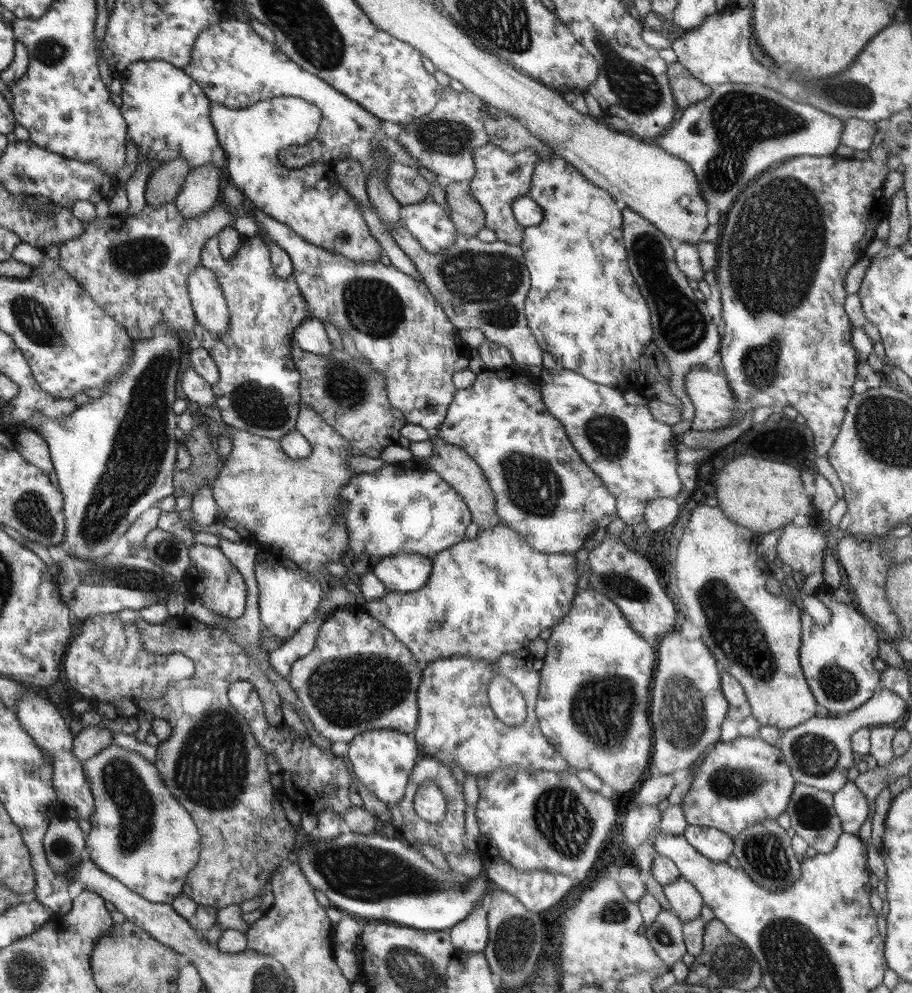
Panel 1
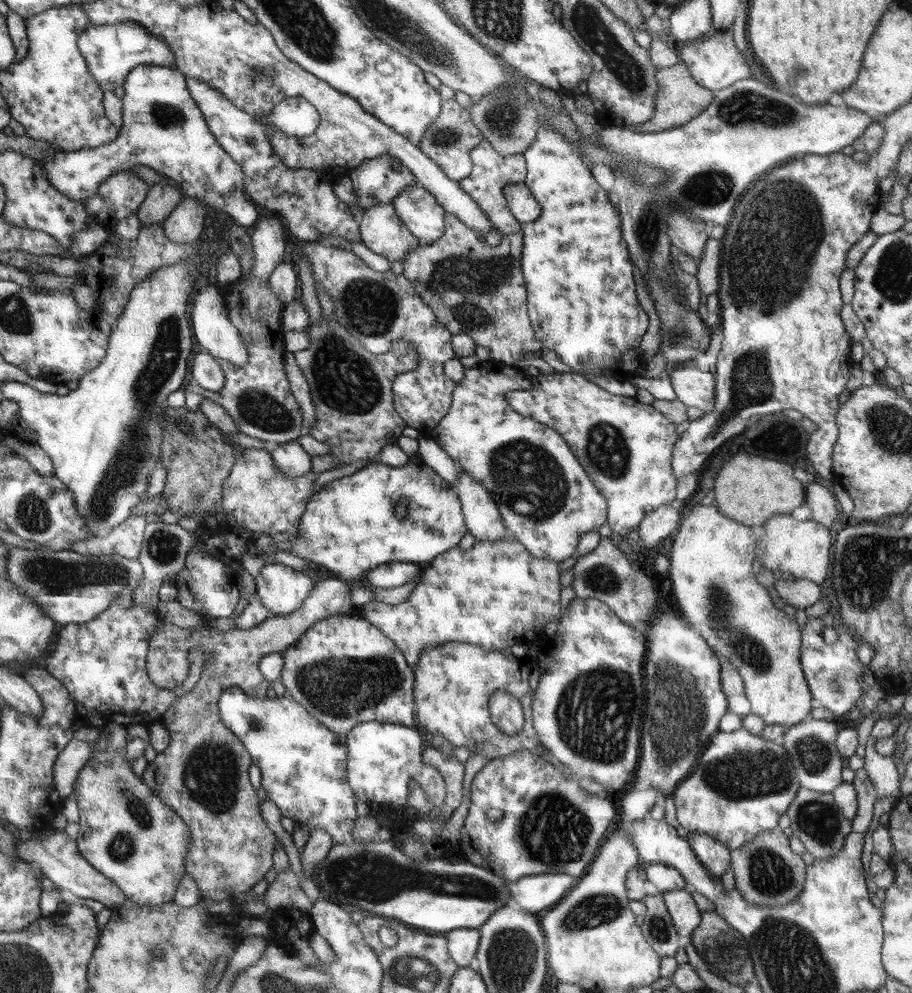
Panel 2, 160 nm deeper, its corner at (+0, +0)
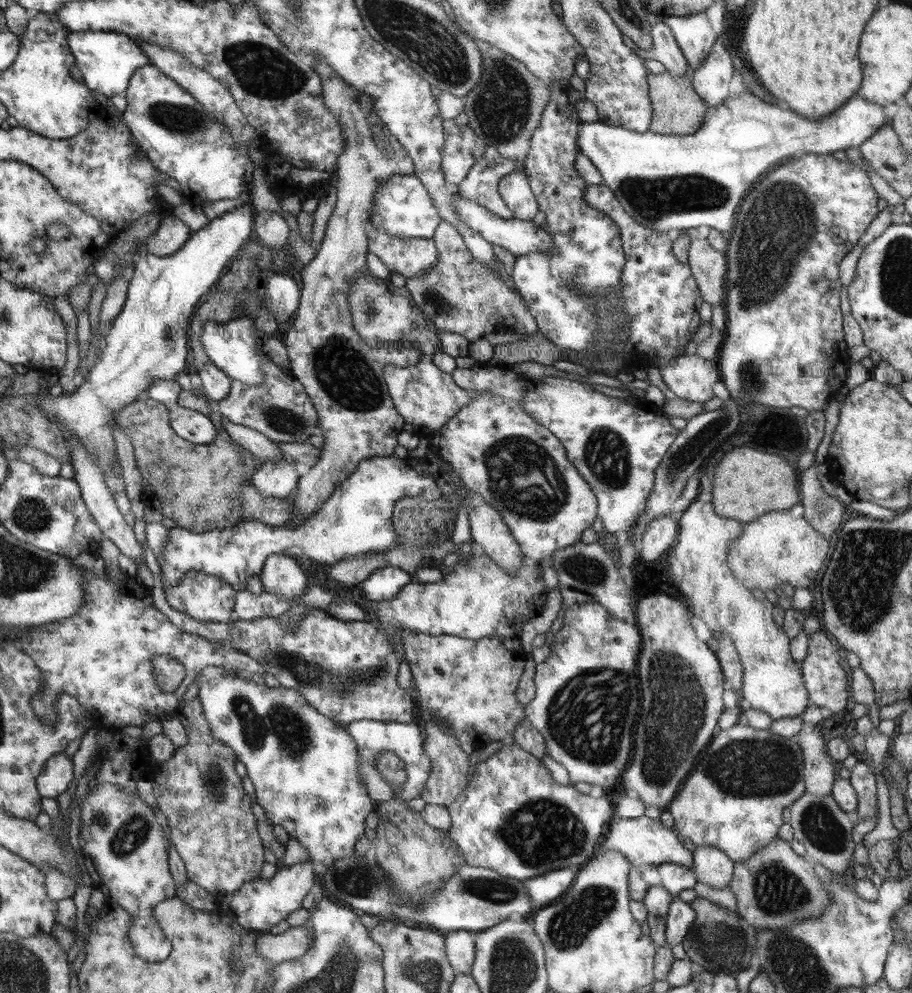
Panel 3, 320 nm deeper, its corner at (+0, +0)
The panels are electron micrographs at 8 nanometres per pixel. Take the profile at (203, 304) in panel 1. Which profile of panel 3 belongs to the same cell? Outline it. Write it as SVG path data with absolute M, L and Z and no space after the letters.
M246 316L241 317L237 323L216 322L209 320L201 330L200 340L205 354L234 380L239 380L248 386L260 384L264 380L263 361L260 358L260 350L263 349L258 329L254 321Z

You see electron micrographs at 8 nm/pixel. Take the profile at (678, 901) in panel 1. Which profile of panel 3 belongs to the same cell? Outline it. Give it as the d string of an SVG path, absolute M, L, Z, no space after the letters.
M676 896L669 904L669 911L665 918L666 945L673 947L680 944L688 934L695 918L696 911L691 907L691 904Z

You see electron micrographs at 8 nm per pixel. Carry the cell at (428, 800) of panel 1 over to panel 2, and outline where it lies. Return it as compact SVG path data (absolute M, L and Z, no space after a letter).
M376 721L358 723L343 740L347 745L347 776L359 801L367 802L374 808L404 806L410 784L414 782L424 789L429 803L437 807L443 803L445 780L437 768L424 762L424 740L416 727Z

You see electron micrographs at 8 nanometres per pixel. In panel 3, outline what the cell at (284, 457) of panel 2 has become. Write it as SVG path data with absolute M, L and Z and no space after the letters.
M284 457L261 463L251 484L254 484L263 496L276 498L290 497L297 489L300 477L294 469L295 461Z

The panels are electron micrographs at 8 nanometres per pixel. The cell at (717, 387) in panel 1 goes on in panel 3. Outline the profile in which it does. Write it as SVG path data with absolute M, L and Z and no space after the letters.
M686 354L677 357L660 366L663 383L674 396L681 399L697 403L712 400L712 388L721 380L716 361Z

